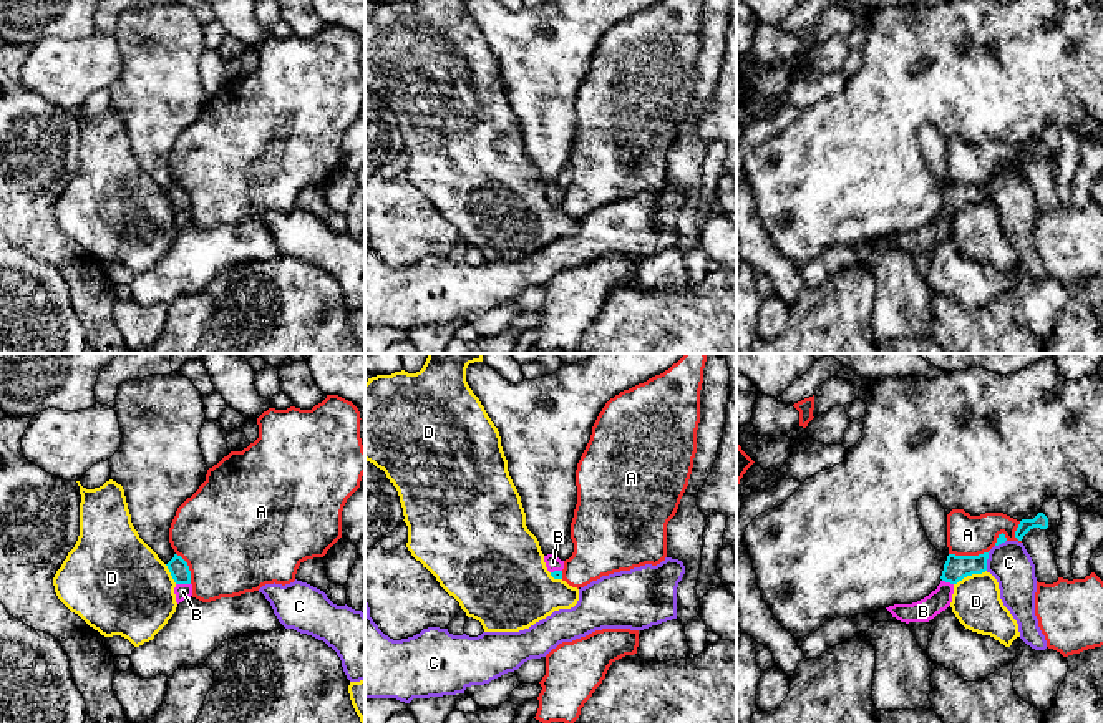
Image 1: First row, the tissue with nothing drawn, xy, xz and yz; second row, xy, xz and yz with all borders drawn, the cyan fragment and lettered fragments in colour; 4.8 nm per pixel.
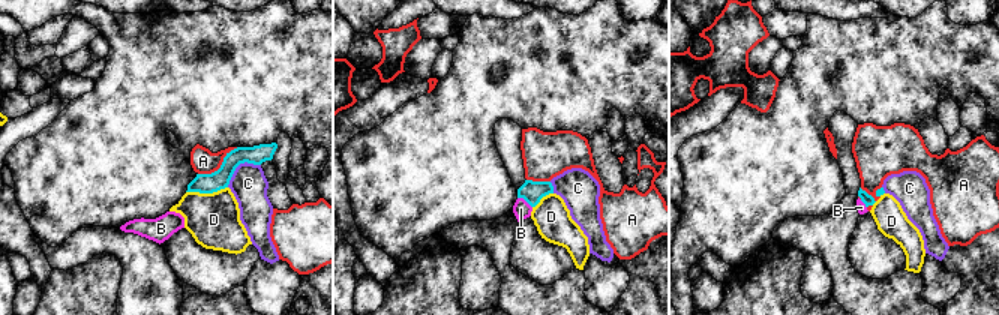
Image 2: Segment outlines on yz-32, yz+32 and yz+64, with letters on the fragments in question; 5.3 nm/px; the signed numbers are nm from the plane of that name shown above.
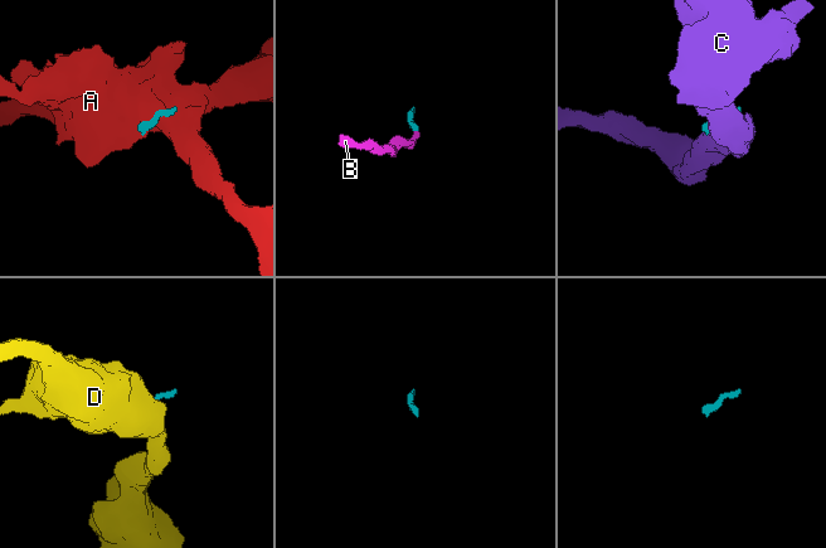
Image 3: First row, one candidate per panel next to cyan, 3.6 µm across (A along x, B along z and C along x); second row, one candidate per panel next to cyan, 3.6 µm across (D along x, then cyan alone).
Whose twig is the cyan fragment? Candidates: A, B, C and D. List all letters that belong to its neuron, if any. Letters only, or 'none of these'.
B

